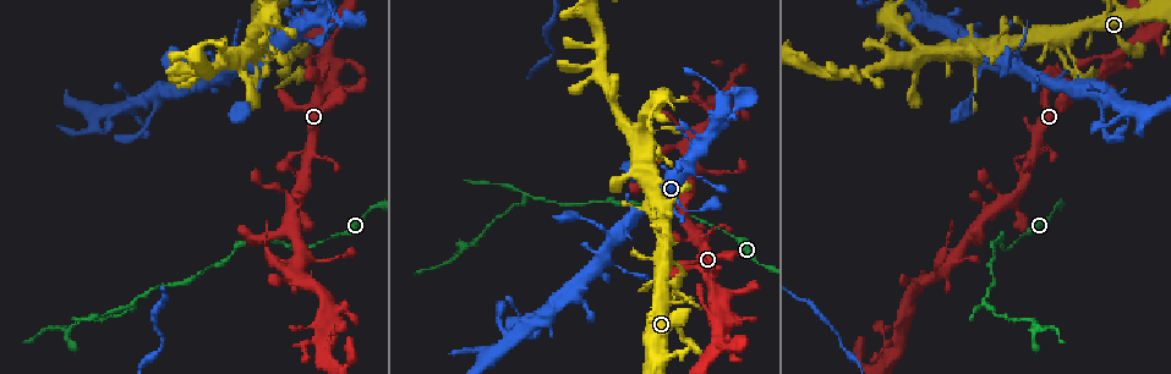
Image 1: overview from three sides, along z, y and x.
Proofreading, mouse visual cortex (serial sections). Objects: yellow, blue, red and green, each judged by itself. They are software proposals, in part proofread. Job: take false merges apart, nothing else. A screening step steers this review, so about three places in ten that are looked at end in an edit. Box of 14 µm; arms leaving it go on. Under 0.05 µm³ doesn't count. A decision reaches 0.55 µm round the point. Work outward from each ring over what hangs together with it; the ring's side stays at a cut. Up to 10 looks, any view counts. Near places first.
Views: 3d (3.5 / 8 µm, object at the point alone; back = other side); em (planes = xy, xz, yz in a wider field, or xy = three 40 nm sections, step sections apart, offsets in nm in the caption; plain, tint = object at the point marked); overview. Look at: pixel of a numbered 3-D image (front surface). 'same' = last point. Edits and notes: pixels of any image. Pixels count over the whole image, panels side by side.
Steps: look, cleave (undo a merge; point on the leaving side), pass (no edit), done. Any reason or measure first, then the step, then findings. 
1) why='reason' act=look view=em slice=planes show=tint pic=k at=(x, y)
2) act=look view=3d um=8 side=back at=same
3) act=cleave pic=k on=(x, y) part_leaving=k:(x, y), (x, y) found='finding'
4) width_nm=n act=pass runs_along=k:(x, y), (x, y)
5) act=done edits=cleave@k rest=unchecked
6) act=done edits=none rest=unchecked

why='sudden change in width' act=look view=3d um=3.5 side=back pic=1 at=(714, 172)

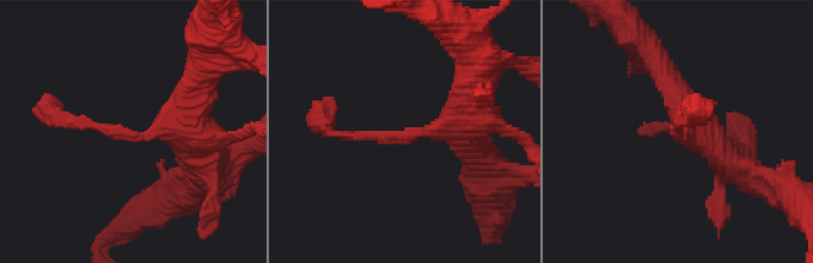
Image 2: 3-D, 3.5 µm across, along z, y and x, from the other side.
why='now the EM' act=look view=em slice=xy step=5 show=tint pic=2 at=(677, 134)

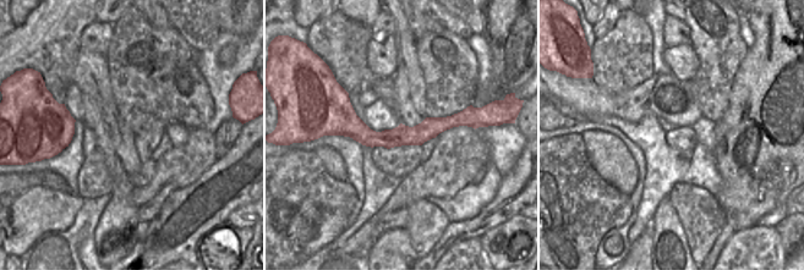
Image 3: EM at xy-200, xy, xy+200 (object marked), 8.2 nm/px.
act=pass runs_along=2:(192, 102), (147, 136), (53, 116) found='continuous, no second cell'

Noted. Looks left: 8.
why='abrupt turn' act=look view=3d um=3.5 pic=1 at=(713, 287)

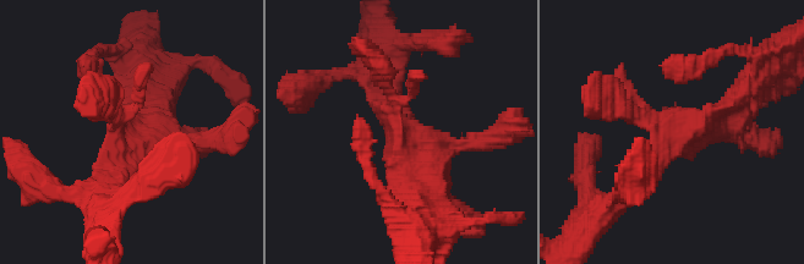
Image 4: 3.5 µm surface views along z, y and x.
why='need the tissue' act=look view=em slice=xy step=1 show=tint pic=4 at=(399, 130)

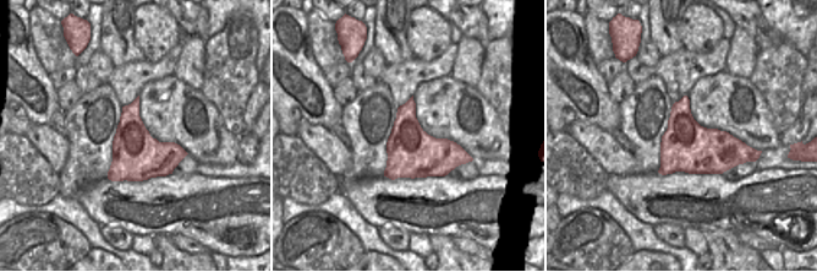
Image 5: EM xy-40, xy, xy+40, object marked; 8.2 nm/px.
act=pass found='continuous, no second cell'

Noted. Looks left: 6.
why='sudden change in width' act=look view=3d um=3.5 side=back pic=1 at=(330, 237)

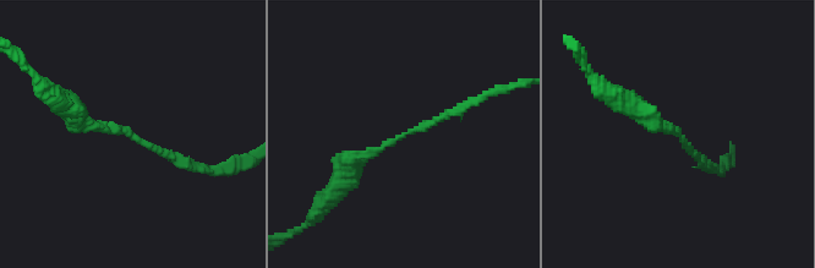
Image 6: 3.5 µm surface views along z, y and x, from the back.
arm_widths_nm=100,250 why='need the tissue' act=look view=em slice=xy step=1 show=tint pic=6 at=(404, 132)

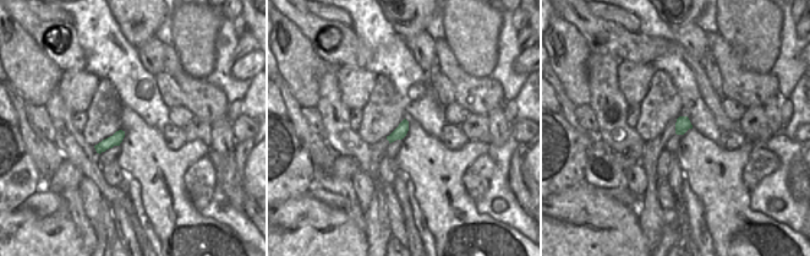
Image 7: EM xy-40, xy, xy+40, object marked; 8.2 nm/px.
act=pass runs_along=6:(346, 174), (357, 158), (474, 102) found='all the same cell'

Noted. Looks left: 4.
why='arms part here' act=look view=3d um=8 pic=1 at=(527, 197)

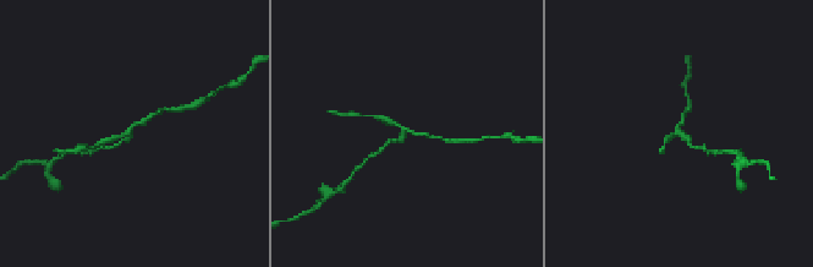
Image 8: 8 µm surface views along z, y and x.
why='zoom in' act=look view=3d um=3.5 pic=8 at=(678, 128)

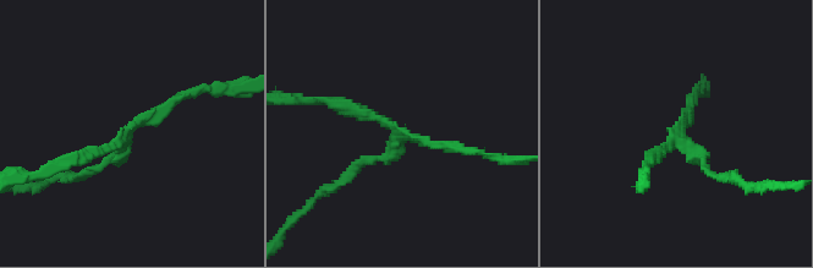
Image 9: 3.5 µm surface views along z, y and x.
act=look view=em slice=planes show=tint pic=9 at=(680, 137)

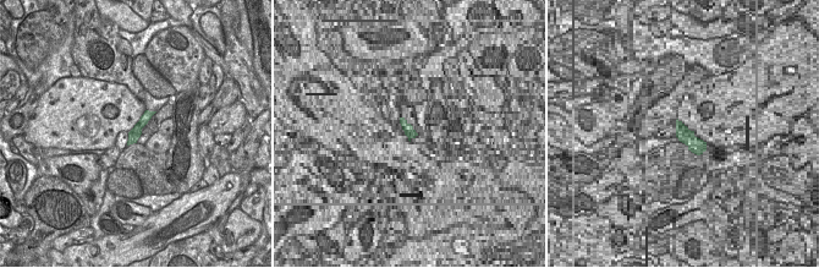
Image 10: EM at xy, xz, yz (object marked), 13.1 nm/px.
act=cleave pic=9 on=(366, 159) border=10:(141, 127), (137, 132), (130, 132) found='two cells meet here'

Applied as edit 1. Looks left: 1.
act=done edits=cleave@9 rest=unchecked

